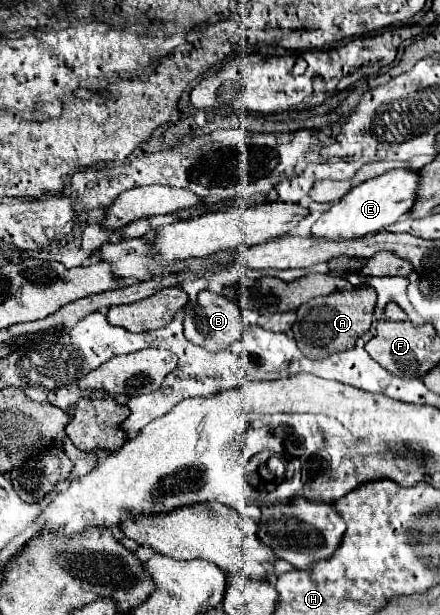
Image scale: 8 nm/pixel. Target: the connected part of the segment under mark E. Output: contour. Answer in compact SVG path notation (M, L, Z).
M392 170L378 178L362 182L314 222L312 238L344 242L344 240L358 240L358 238L374 236L376 232L382 232L384 228L394 224L402 214L410 210L416 196L416 182L418 182L416 170Z

